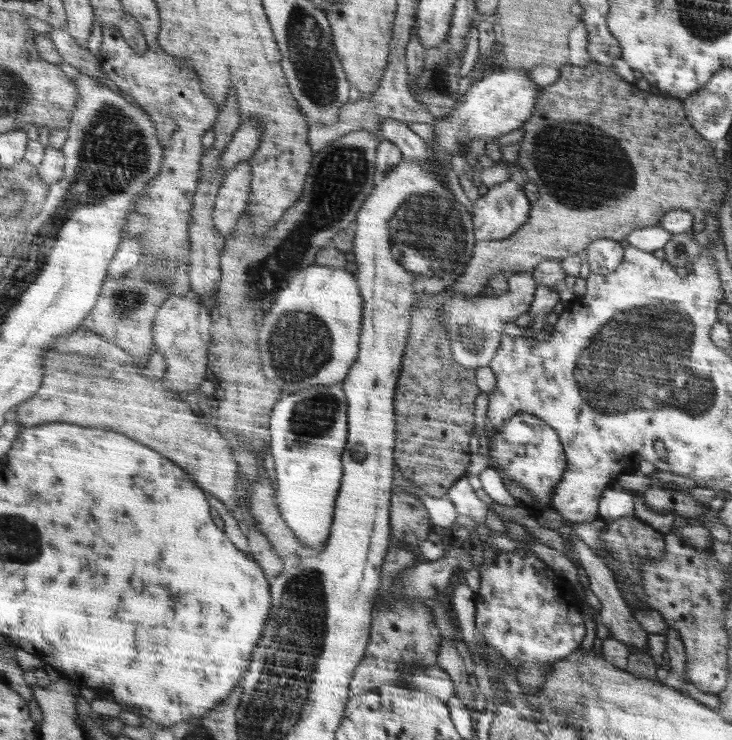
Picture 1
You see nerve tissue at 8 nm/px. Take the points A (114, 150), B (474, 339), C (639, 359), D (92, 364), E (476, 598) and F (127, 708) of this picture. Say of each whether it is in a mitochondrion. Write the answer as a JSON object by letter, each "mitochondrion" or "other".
{"A":"mitochondrion","B":"mitochondrion","C":"mitochondrion","D":"mitochondrion","E":"other","F":"other"}

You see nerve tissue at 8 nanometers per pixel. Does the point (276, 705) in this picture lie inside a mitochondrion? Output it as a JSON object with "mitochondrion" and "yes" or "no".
{"mitochondrion":"yes"}

